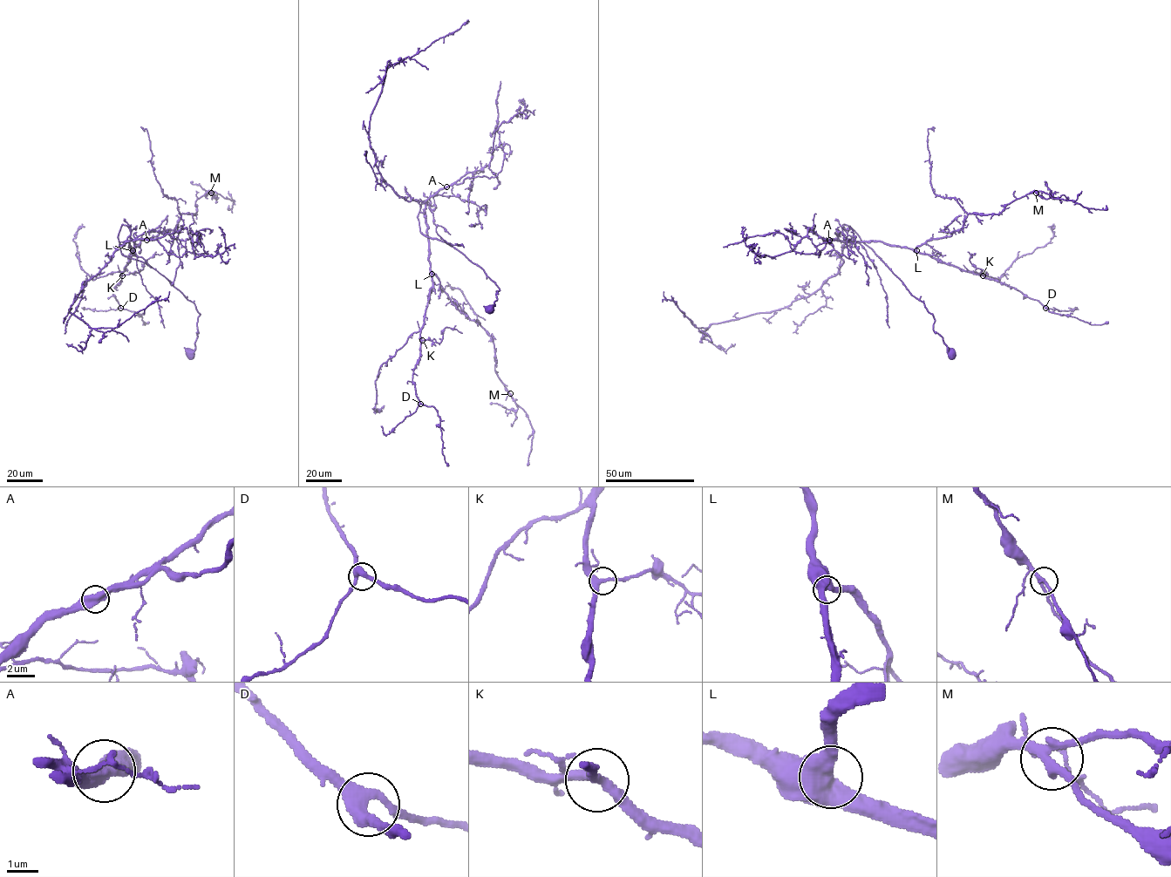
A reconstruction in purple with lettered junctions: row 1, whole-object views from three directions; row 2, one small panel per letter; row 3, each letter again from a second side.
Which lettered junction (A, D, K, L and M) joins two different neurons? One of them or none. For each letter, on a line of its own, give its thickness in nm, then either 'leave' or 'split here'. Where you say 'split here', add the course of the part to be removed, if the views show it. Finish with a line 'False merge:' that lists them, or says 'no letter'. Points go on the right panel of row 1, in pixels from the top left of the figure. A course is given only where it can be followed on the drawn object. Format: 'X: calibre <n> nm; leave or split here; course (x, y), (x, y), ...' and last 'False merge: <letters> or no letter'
A: calibre 550 nm; leave
D: calibre 400 nm; leave
K: calibre 300 nm; leave
L: calibre 480 nm; leave
M: calibre 260 nm; leave
False merge: no letter

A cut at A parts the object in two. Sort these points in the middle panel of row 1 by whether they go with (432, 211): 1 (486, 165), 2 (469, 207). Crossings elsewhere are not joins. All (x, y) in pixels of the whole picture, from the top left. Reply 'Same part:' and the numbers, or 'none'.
Same part: none

